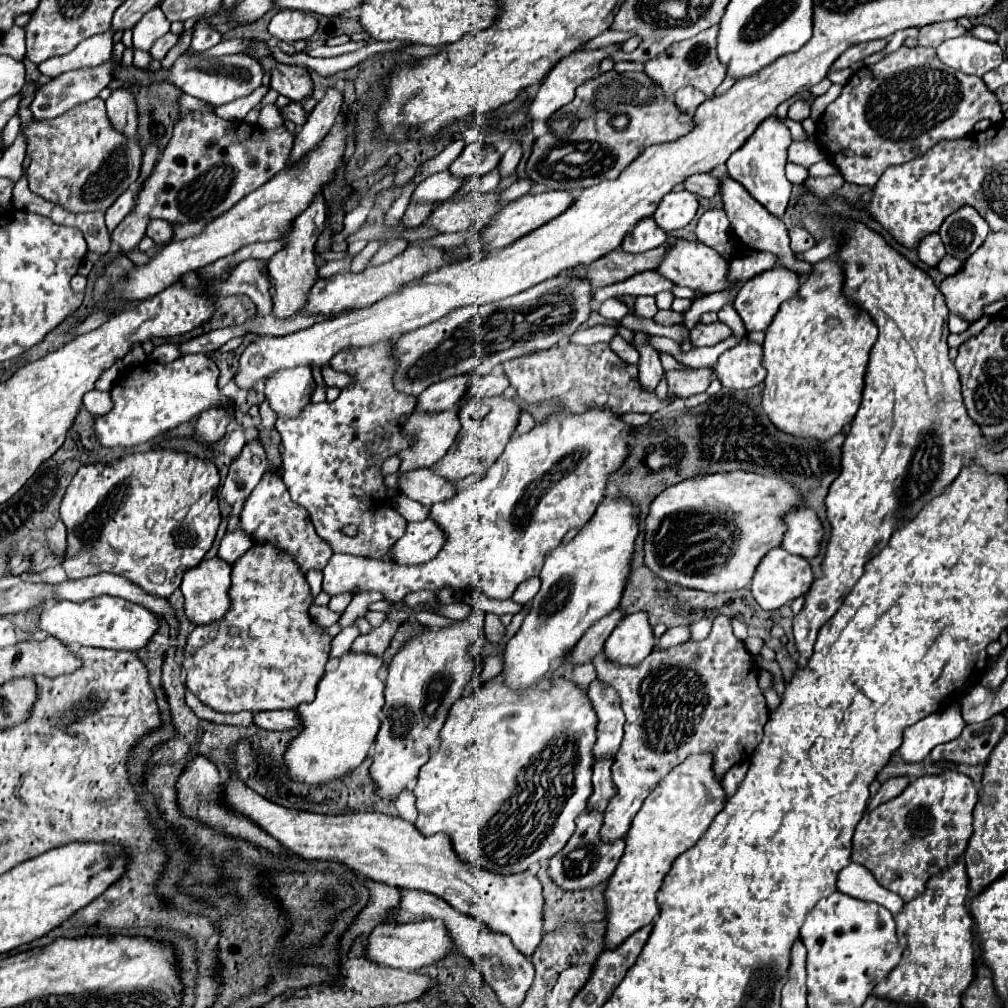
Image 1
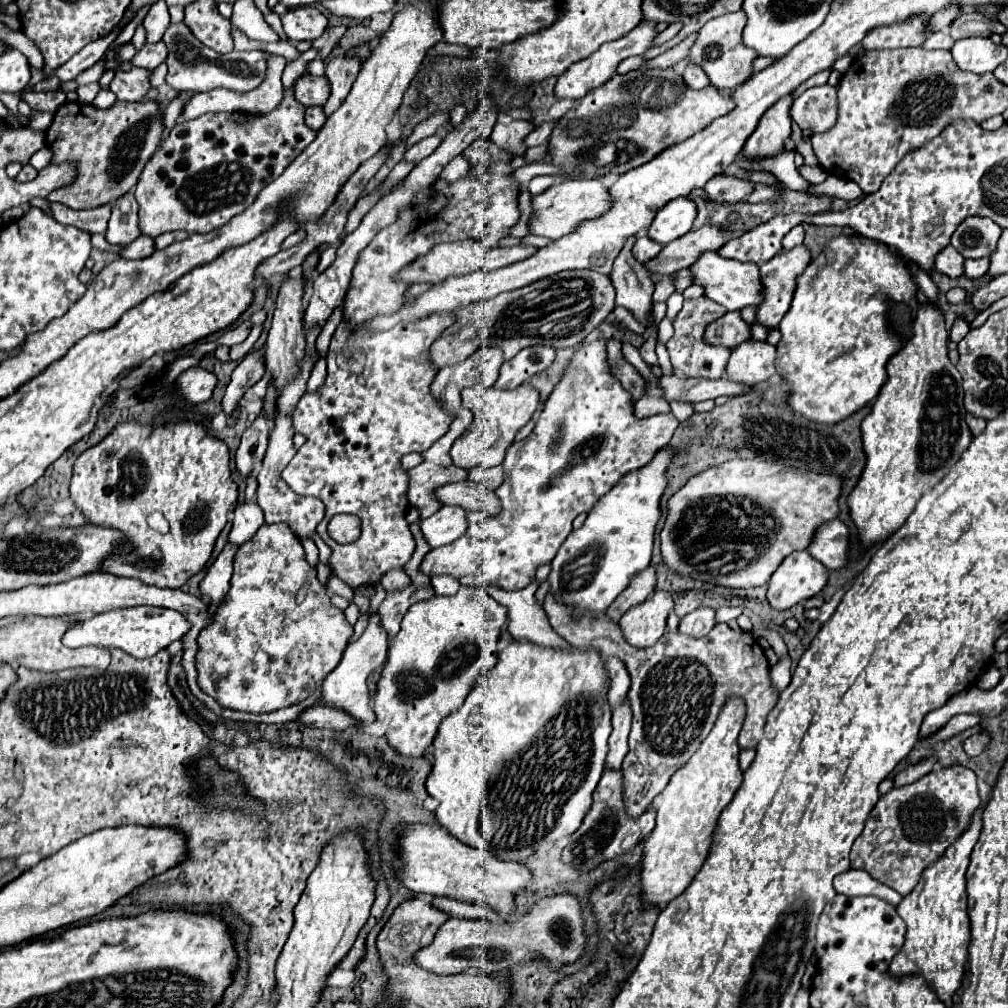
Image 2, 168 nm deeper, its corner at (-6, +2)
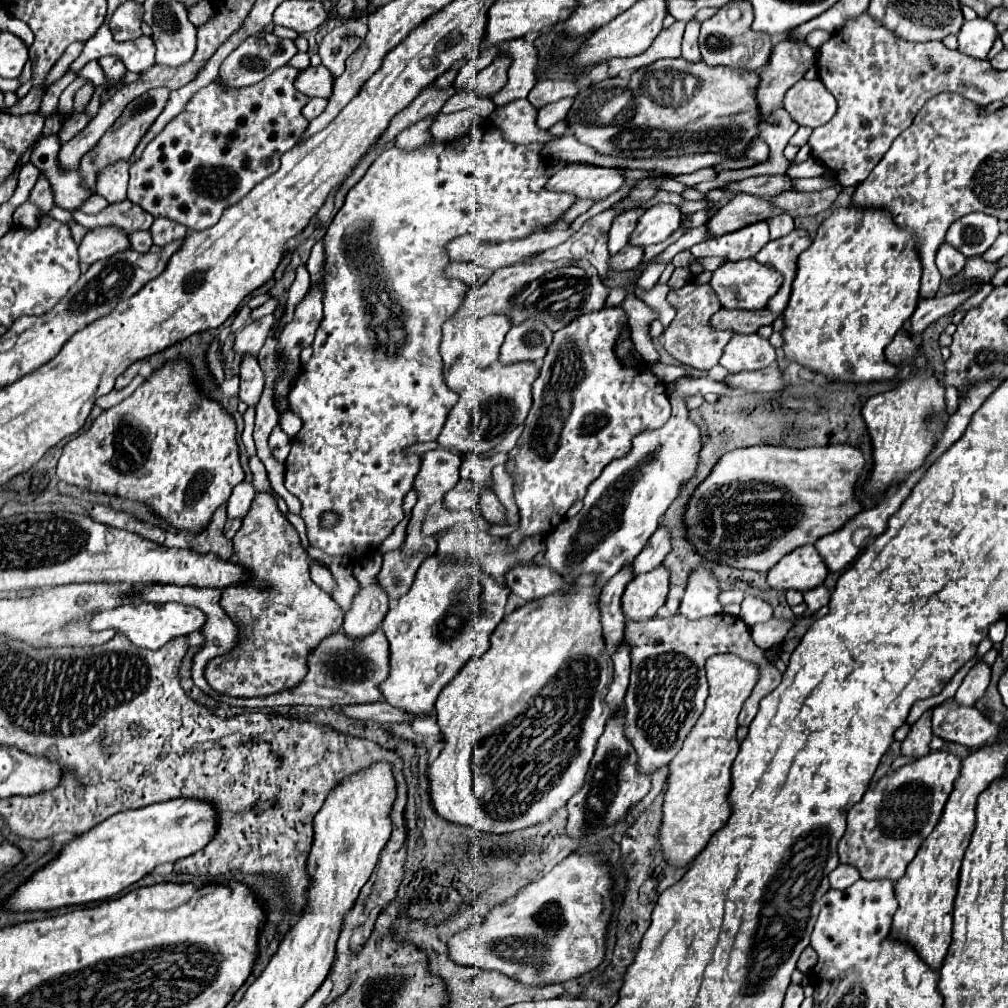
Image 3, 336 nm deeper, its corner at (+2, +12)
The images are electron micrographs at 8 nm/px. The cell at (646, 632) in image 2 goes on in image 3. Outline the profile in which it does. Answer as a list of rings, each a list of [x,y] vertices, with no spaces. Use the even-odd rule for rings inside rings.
[[[657,566],[645,576],[635,576],[621,598],[621,608],[627,620],[647,622],[657,616],[657,610],[665,604],[669,590],[669,572]]]

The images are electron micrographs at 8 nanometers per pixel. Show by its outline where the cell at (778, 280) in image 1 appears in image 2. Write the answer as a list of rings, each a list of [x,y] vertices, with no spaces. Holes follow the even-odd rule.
[[[797,246],[793,250],[785,250],[775,258],[763,262],[759,266],[763,280],[763,304],[757,308],[759,324],[767,328],[779,326],[781,318],[791,306],[795,292],[795,278],[807,268],[811,262],[811,252],[807,246]]]

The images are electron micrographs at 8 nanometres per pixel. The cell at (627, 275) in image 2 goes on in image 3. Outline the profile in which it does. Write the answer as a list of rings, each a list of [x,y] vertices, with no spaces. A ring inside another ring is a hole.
[[[633,208],[633,210],[617,216],[617,220],[613,220],[613,226],[609,230],[609,252],[611,254],[617,254],[629,242],[629,236],[631,236],[641,212],[645,212],[645,208]]]

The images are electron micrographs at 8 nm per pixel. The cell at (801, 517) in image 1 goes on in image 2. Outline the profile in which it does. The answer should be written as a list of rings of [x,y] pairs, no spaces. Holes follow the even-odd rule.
[[[839,520],[825,522],[817,530],[813,542],[807,548],[807,552],[815,560],[825,564],[829,570],[841,570],[843,566],[847,566],[849,560],[847,550],[849,550],[849,528]]]

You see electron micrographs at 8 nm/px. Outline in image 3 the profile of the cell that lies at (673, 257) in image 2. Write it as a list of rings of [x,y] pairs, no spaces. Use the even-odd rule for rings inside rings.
[[[737,194],[719,212],[709,218],[707,222],[707,238],[717,238],[721,234],[735,232],[745,224],[753,224],[757,220],[767,220],[771,216],[781,214],[783,210],[775,208],[769,200],[751,196],[751,194]]]

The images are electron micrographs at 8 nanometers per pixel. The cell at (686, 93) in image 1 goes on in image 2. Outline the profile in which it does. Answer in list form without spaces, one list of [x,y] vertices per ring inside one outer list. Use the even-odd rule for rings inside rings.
[[[689,62],[687,68],[685,68],[685,74],[683,74],[687,86],[695,88],[695,90],[701,90],[701,88],[707,88],[709,86],[709,76],[705,74],[705,70],[701,70],[701,66]]]

